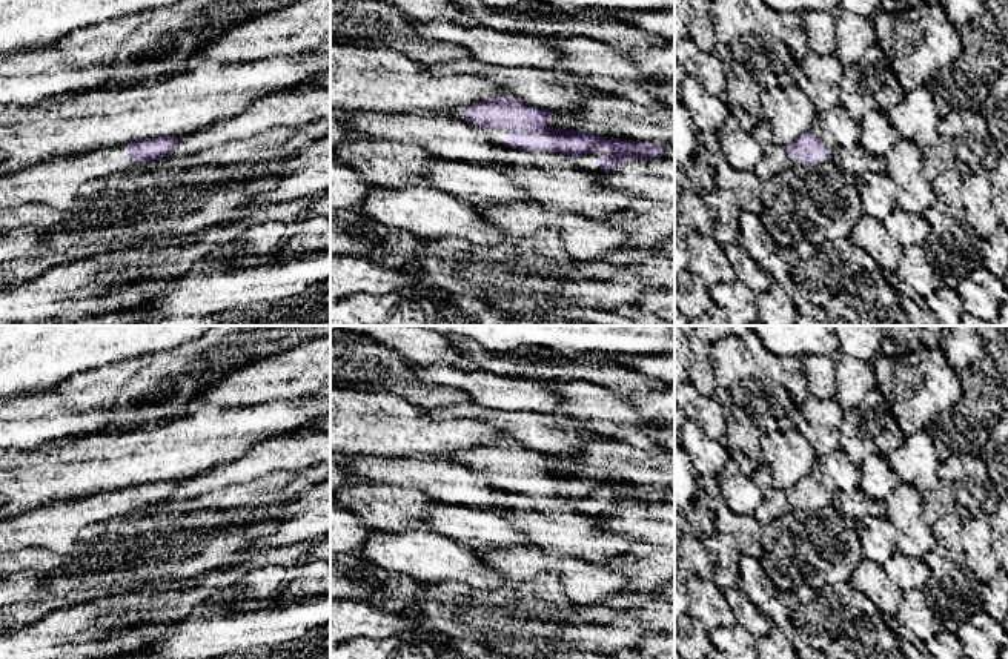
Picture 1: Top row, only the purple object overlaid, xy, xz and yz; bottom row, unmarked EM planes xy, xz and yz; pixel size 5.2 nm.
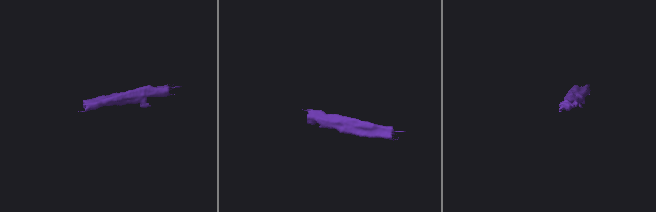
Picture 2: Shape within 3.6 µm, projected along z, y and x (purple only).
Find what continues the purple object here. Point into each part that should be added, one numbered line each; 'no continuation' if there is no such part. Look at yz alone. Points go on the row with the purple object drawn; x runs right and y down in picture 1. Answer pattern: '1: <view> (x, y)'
no continuation

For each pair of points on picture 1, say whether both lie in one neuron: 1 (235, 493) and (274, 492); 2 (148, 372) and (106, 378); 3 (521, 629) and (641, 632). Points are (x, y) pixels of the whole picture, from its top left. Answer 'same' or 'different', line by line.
1: same
2: same
3: same

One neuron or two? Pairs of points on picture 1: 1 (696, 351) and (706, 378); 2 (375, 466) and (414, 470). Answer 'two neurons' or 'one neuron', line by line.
1: one neuron
2: one neuron

